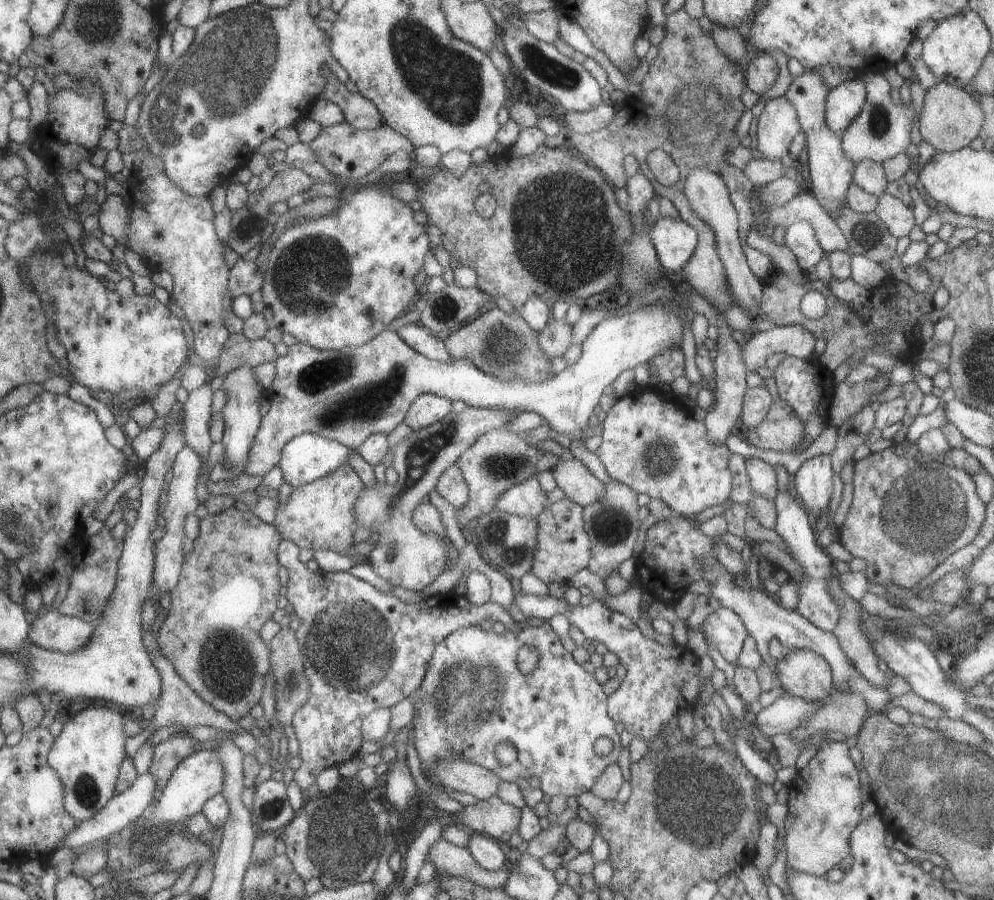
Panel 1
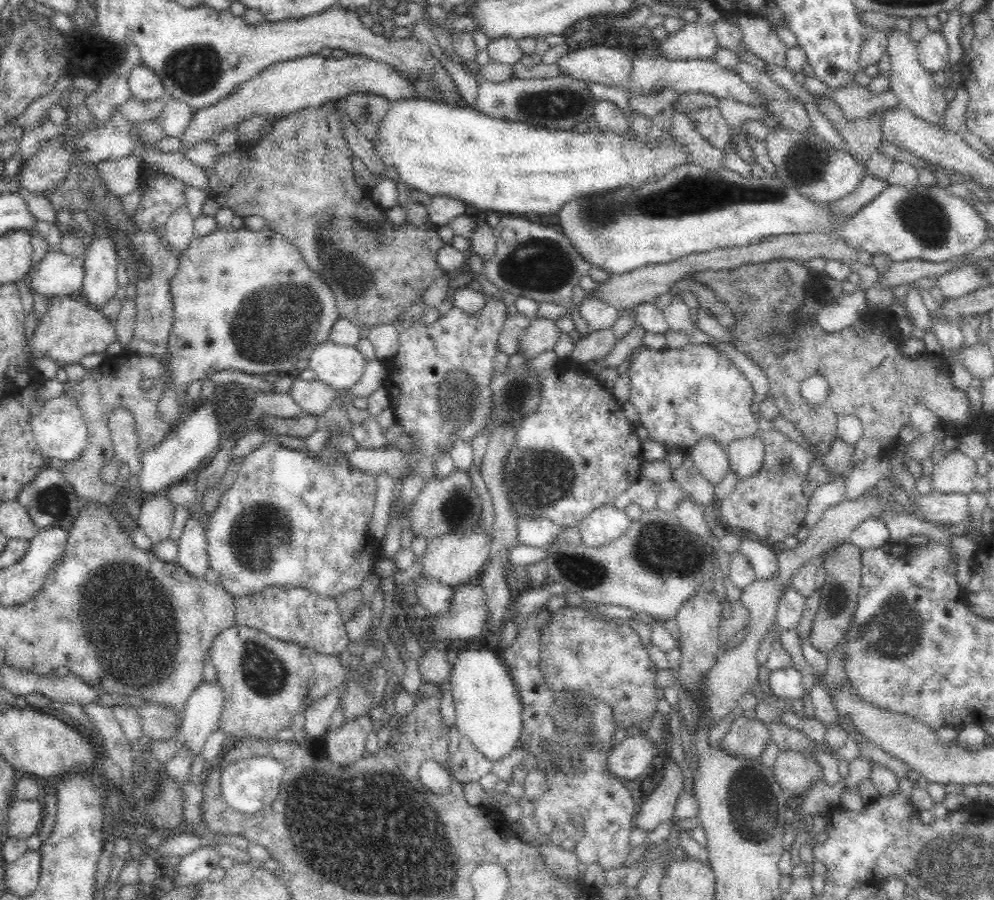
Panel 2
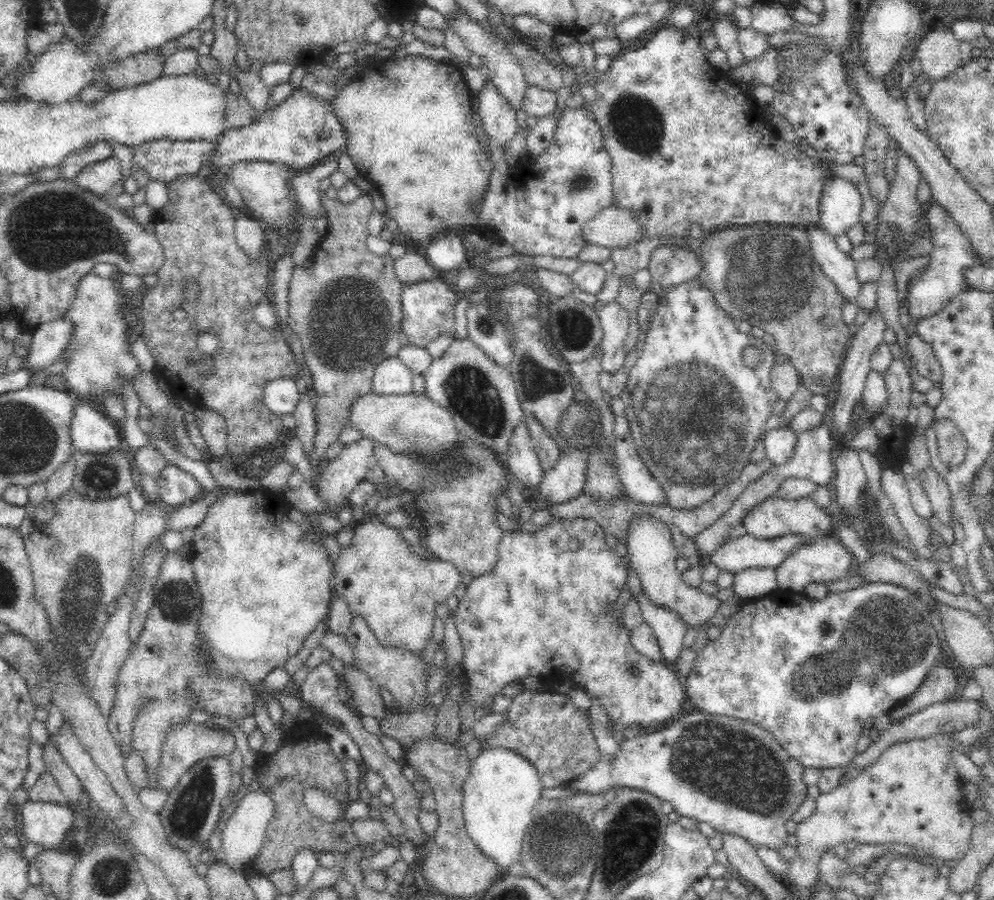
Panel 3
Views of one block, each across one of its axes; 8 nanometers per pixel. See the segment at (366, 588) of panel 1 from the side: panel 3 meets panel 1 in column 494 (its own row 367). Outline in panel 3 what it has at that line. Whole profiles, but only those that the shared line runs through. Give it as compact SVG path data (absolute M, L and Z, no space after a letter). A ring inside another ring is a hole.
M616 301L605 304L599 311L602 328L604 329L601 342L601 365L604 371L614 374L624 366L626 352L623 340L630 326L628 311Z

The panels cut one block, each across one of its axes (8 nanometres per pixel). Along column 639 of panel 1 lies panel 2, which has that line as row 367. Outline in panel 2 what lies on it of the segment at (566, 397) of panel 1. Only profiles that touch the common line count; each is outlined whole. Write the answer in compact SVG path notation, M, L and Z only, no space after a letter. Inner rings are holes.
M330 340L316 346L308 360L308 366L313 370L315 378L329 384L338 391L352 388L362 378L367 363L356 347L338 345Z

